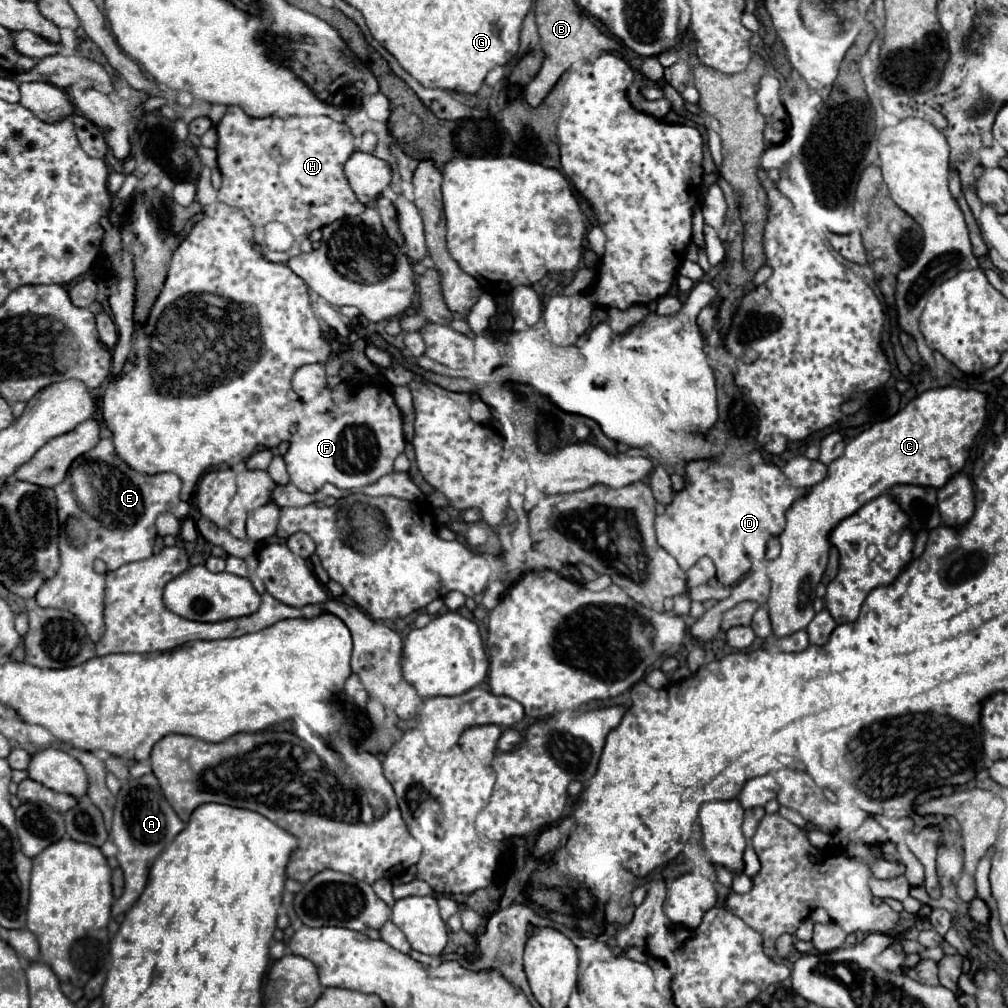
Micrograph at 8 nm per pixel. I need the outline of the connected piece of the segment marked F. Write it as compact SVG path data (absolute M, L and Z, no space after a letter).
M370 384L356 392L356 408L328 420L322 428L300 428L290 438L290 450L284 454L290 482L308 494L318 492L326 482L338 488L364 488L384 474L392 472L398 454L404 452L402 414L390 392Z

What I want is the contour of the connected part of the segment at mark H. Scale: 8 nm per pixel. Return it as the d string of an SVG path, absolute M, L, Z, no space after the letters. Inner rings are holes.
M230 106L224 118L216 126L218 130L218 168L222 172L222 188L218 190L218 200L238 208L246 220L252 224L254 234L268 222L278 220L290 228L296 238L296 246L288 256L298 252L298 244L308 238L312 231L321 229L340 218L350 218L362 214L366 208L360 204L348 186L342 172L344 162L354 152L354 136L348 126L334 122L328 116L288 116L288 118L252 118L240 110L240 106Z

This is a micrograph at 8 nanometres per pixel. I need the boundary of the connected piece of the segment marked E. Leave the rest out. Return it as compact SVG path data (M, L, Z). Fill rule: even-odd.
M104 438L92 448L90 452L82 454L78 460L74 460L72 470L66 474L66 478L54 488L56 502L58 502L58 522L62 526L62 534L58 536L58 548L60 548L60 570L54 578L48 578L44 586L36 594L36 602L42 608L58 608L68 610L80 618L80 622L86 628L86 634L92 642L98 642L104 634L104 622L102 622L102 610L104 610L104 574L94 572L94 560L102 558L108 566L108 570L116 570L128 562L138 562L153 555L154 542L156 540L156 528L154 520L162 512L172 512L182 521L188 517L190 504L180 500L180 488L182 480L176 474L138 474L130 470L114 452L112 440Z

